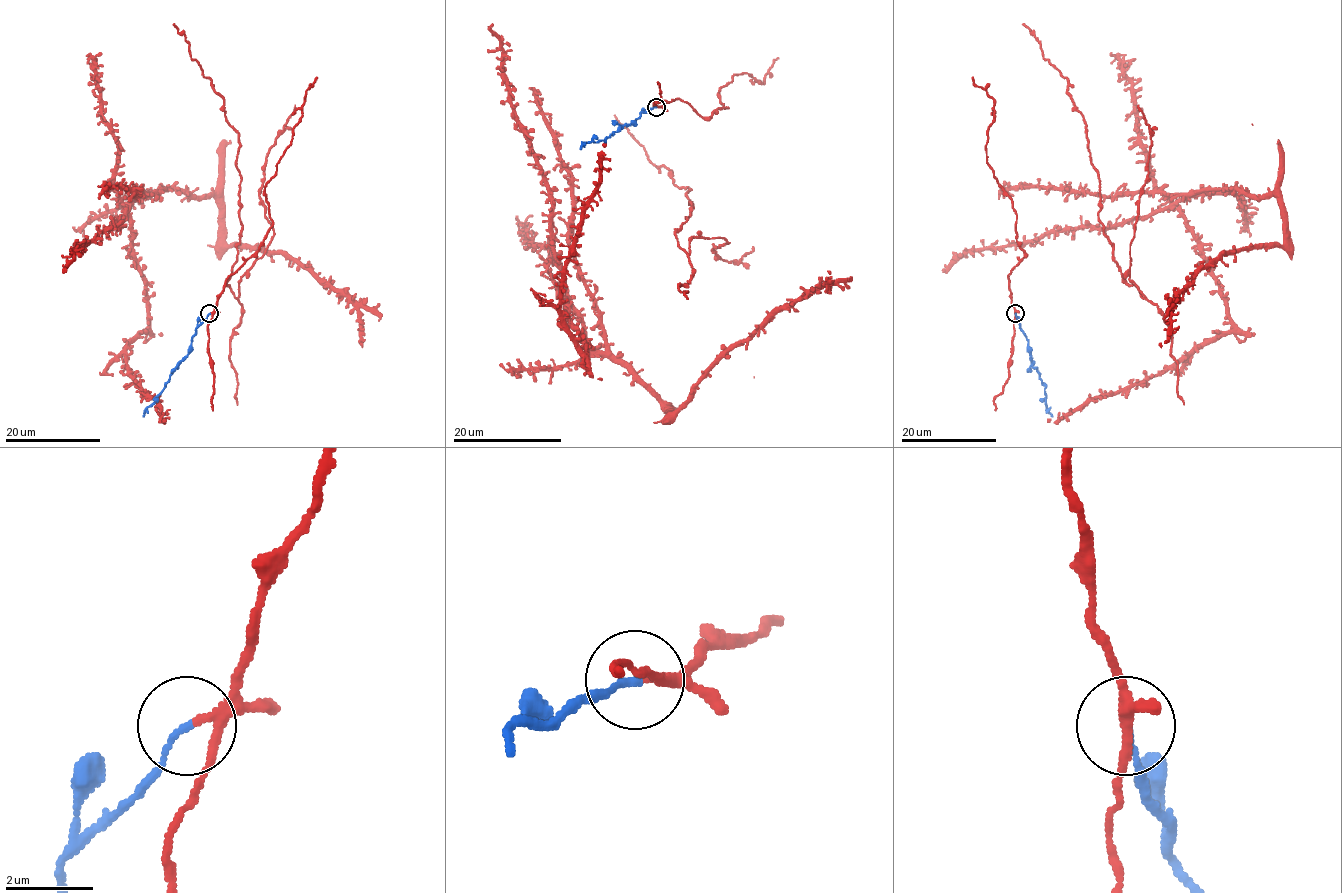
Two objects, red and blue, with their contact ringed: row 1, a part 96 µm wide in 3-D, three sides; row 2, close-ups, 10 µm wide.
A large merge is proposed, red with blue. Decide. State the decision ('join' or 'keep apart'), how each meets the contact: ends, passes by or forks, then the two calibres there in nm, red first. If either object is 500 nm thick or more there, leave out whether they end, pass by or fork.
keep apart | red passes by | blue ends | 180/150 nm

